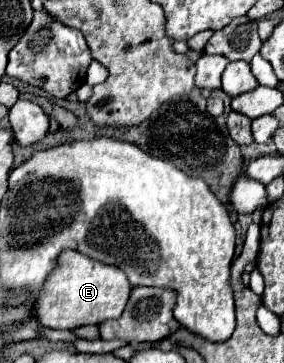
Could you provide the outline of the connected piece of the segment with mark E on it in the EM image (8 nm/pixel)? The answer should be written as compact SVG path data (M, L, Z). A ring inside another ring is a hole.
M63 251L55 271L49 275L43 291L35 301L35 315L43 327L77 329L83 325L99 325L105 319L119 319L133 287L127 275L109 263L99 263L79 251Z

